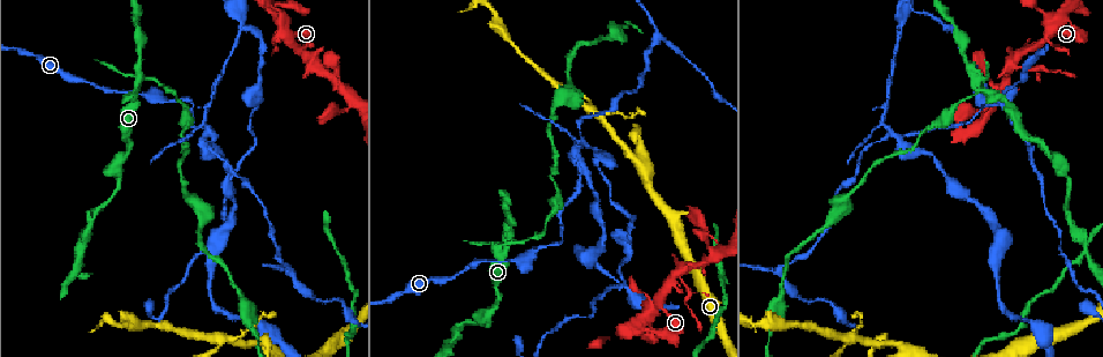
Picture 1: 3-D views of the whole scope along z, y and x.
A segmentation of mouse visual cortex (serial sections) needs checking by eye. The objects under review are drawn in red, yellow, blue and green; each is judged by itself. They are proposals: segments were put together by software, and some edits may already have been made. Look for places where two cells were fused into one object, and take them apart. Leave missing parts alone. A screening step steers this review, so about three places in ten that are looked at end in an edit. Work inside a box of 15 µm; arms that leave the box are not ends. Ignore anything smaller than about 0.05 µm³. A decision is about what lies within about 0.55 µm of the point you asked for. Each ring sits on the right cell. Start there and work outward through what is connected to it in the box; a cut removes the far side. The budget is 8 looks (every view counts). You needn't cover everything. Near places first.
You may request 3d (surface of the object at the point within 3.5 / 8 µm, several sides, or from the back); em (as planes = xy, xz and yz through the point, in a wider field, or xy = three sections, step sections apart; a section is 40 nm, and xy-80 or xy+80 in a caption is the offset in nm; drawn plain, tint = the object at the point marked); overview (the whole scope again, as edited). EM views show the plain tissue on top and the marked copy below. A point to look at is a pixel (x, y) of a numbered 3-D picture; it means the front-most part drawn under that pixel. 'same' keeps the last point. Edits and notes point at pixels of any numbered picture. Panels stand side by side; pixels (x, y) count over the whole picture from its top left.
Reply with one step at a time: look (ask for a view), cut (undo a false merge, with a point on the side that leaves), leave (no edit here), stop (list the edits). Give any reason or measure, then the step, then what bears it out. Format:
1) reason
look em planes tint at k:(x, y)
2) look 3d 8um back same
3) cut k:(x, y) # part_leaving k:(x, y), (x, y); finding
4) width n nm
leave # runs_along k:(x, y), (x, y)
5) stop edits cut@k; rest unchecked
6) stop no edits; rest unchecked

side arm on a straight run
look 3d 8um back at 1:(509, 235)

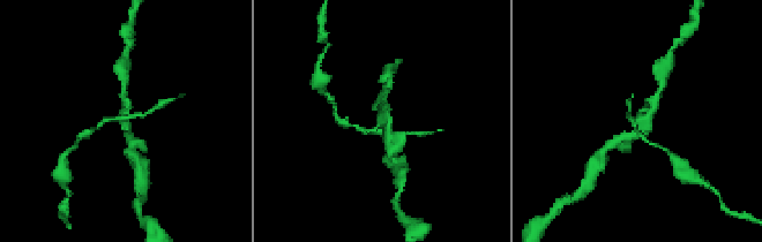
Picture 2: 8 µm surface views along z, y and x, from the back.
look 3d 3.5um at 2:(640, 120)

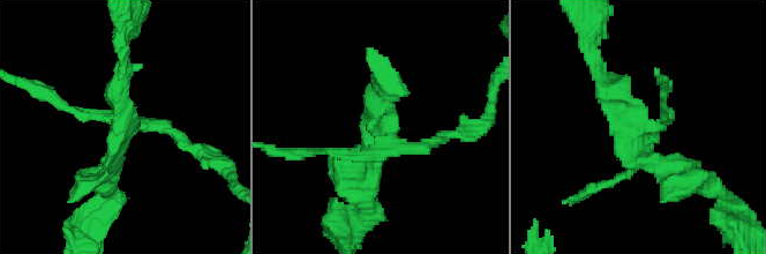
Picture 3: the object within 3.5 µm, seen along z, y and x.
cut 3:(174, 133) # part_leaving 3:(142, 126), (166, 126), (226, 169); two cells meet here

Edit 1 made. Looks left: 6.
abrupt turn
look 3d 3.5um back at 1:(984, 104)

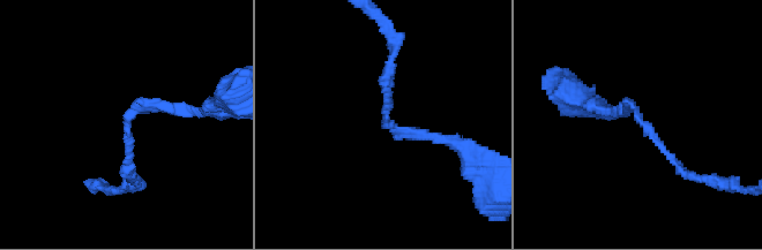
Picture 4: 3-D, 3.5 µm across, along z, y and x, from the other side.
arm_widths 100, 200 nm; now the EM
look em xy step 5 tint at 4:(395, 126)

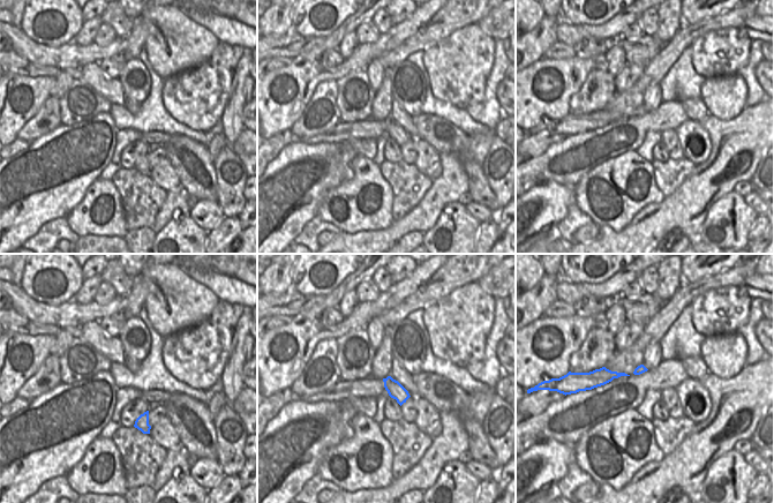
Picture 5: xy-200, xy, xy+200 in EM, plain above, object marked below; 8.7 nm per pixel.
leave # runs_along 4:(463, 151), (389, 124), (386, 80); all the same cell

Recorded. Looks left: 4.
abrupt turn
look 3d 8um at 1:(904, 135)

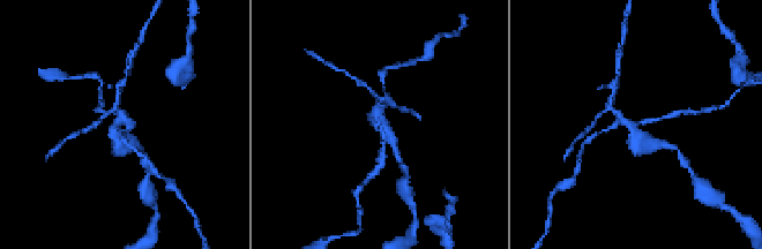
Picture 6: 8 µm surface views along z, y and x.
look em xy step 3 tint at 6:(378, 121)

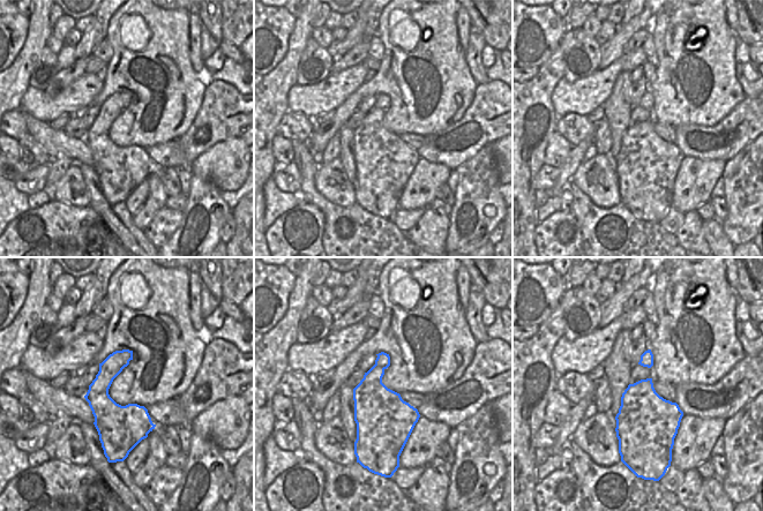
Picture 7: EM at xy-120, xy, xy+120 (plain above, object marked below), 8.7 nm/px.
cut 6:(114, 144) # border 7:(118, 351), (117, 355), (126, 366); two cells meet here

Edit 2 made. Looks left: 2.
sudden change in width
look 3d 8um at 1:(314, 62)

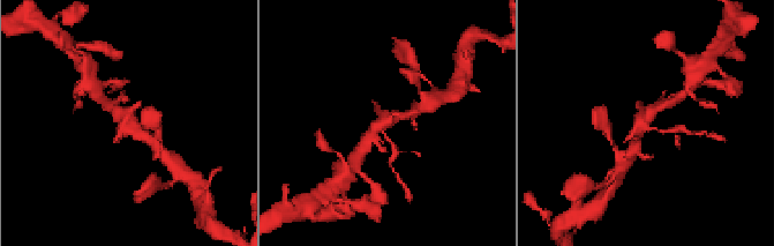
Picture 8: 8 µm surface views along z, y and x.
look 3d 3.5um at 8:(645, 122)

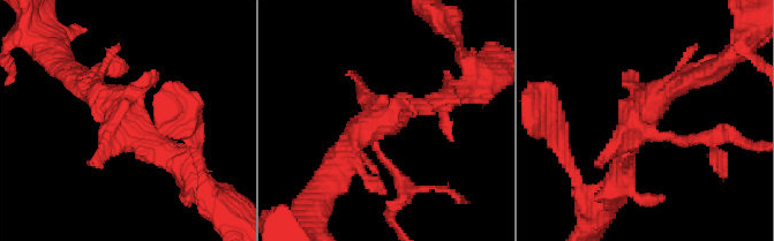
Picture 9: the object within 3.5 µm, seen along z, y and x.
cut 9:(396, 173) # part_leaving 9:(652, 135), (746, 145); two cells meet here

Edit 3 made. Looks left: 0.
stop edits cut@3, cut@6, cut@9; rest unchecked

